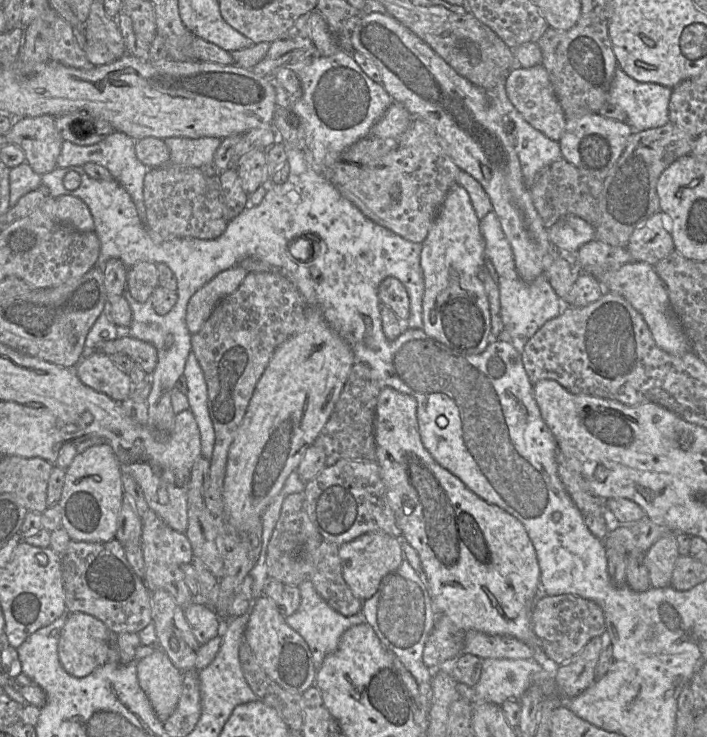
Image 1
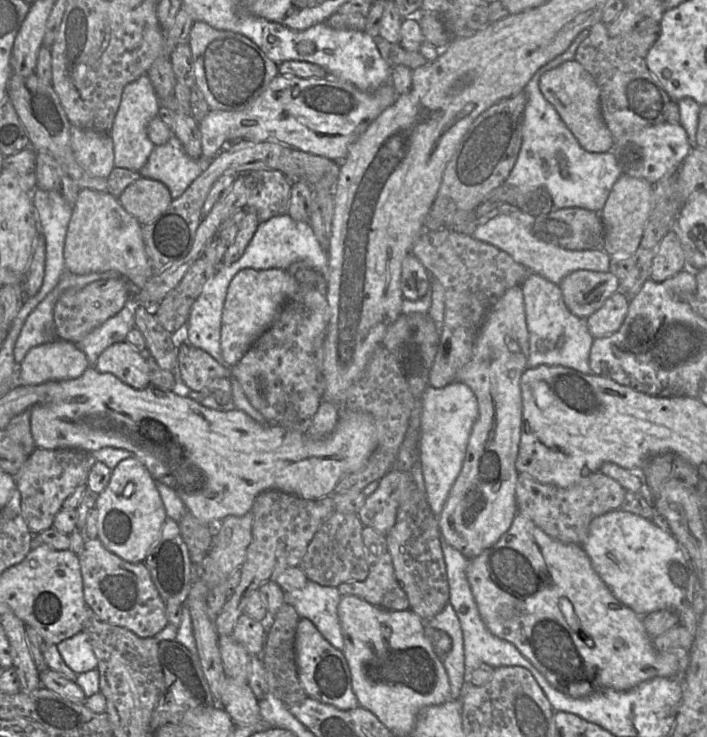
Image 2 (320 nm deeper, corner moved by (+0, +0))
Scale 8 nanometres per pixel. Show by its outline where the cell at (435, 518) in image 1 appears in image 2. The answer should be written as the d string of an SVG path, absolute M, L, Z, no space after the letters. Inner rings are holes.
M518 512L510 528L490 548L484 550L477 557L470 559L466 569L466 576L476 602L479 614L487 629L495 636L514 644L520 653L540 671L549 683L560 692L573 697L582 698L596 691L612 689L617 691L630 690L647 680L656 677L683 678L690 662L690 650L675 648L667 651L657 651L653 647L652 638L647 634L643 617L631 608L622 604L600 578L591 564L591 560L582 546L564 543L546 534L539 526L533 523L522 513Z

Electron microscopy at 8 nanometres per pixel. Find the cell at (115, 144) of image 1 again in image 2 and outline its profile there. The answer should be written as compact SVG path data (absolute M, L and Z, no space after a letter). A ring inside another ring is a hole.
M147 75L139 77L124 87L121 102L109 132L114 146L114 166L116 168L139 172L146 163L155 147L148 137L147 127L160 109L160 98Z

